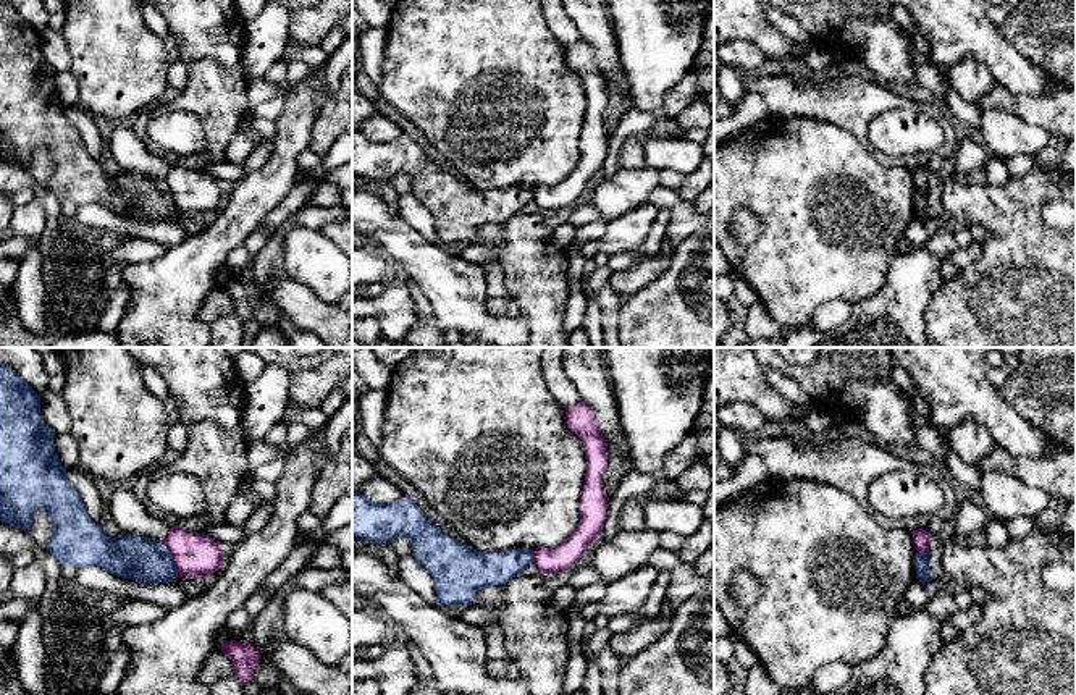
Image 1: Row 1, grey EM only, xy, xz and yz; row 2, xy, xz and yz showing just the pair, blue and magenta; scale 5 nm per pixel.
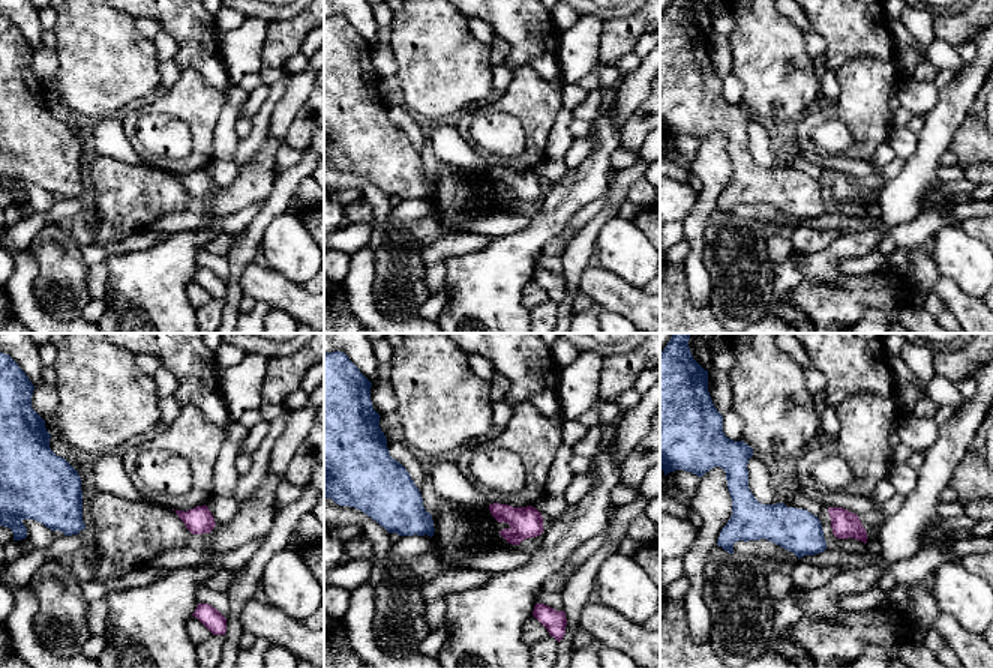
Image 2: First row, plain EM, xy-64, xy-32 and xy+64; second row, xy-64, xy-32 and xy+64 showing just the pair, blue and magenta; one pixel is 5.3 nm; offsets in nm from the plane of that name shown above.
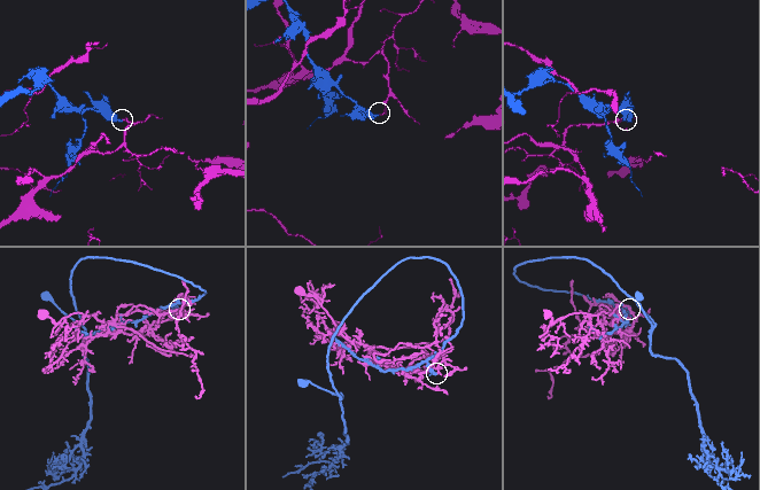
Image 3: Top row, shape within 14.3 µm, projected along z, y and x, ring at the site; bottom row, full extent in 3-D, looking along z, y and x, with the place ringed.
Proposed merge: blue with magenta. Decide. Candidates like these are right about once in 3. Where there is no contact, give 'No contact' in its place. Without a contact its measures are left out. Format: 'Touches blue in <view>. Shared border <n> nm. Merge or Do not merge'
Touches blue in xy. Shared border 180 nm. Do not merge

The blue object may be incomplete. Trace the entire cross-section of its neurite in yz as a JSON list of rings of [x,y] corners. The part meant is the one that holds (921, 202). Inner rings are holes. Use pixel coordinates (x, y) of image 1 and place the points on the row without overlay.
[[[929,189],[916,191],[914,208],[916,217],[919,217],[923,221],[932,218],[929,207]]]

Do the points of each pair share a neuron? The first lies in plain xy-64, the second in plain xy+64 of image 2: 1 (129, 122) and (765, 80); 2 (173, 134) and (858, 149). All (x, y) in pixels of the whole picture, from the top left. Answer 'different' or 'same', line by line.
1: different
2: different

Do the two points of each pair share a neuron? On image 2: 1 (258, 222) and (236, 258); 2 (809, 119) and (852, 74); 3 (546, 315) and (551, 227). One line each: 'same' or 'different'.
1: same
2: same
3: different

